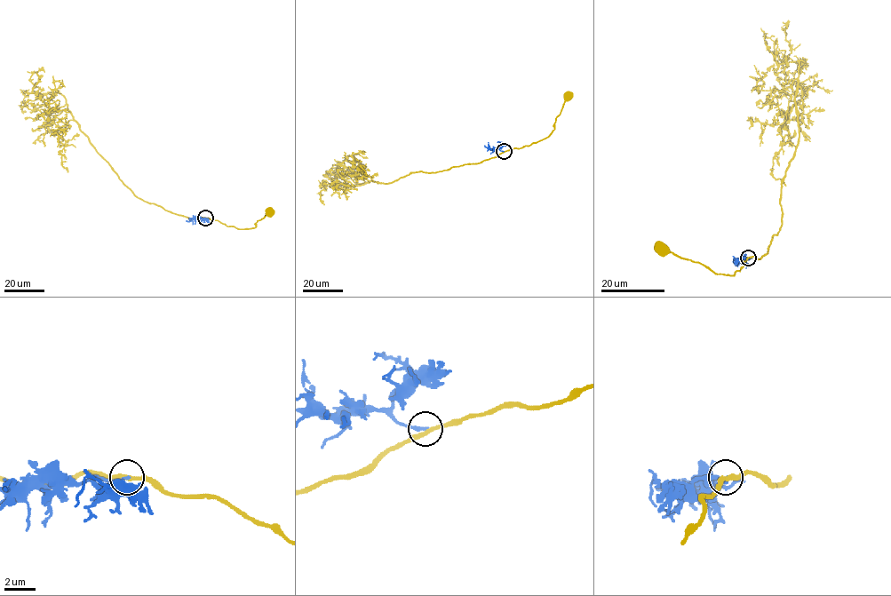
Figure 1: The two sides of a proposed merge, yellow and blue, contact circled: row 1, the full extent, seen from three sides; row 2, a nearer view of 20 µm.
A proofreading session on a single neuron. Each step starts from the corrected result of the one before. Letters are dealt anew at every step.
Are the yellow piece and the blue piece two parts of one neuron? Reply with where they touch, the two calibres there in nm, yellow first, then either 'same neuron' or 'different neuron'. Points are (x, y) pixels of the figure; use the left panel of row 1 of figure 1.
(205, 218) | 300/240 nm | different neuron

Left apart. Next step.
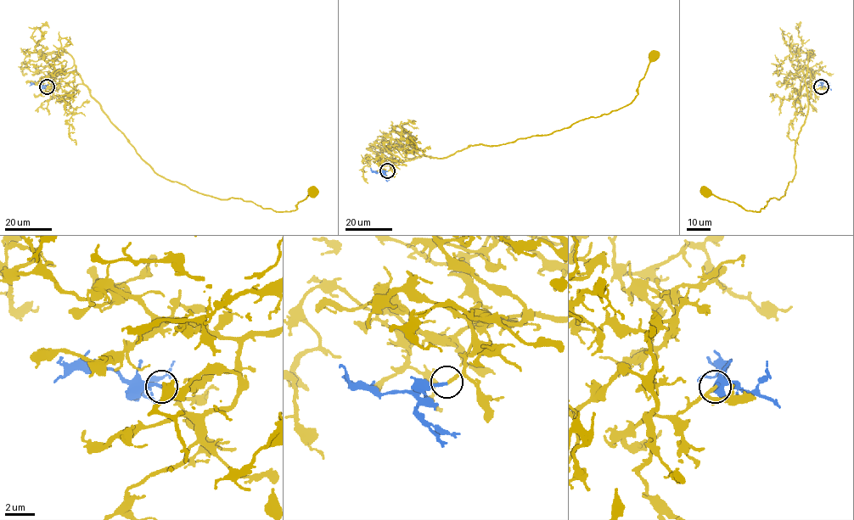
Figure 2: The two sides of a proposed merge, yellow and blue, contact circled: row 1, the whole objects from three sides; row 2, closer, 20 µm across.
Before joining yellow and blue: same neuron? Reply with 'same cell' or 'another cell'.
same cell

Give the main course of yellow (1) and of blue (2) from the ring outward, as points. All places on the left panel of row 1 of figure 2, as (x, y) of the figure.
1: (47, 86), (54, 91), (75, 71), (137, 154), (156, 173), (192, 189), (277, 211), (294, 210), (313, 191)
2: (47, 86), (35, 83), (30, 86)

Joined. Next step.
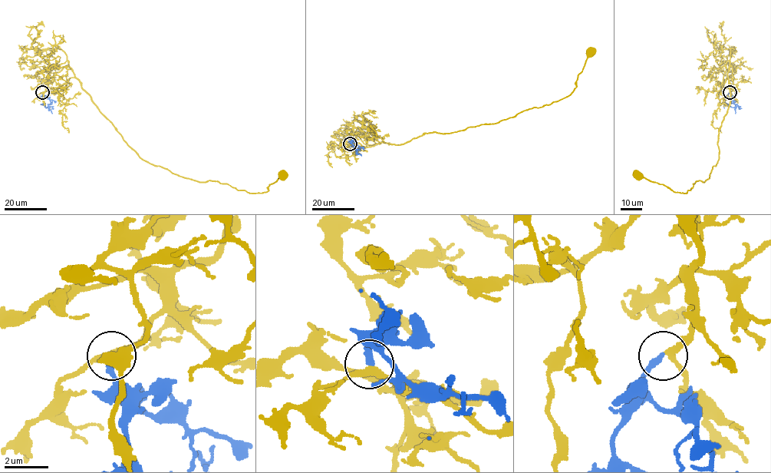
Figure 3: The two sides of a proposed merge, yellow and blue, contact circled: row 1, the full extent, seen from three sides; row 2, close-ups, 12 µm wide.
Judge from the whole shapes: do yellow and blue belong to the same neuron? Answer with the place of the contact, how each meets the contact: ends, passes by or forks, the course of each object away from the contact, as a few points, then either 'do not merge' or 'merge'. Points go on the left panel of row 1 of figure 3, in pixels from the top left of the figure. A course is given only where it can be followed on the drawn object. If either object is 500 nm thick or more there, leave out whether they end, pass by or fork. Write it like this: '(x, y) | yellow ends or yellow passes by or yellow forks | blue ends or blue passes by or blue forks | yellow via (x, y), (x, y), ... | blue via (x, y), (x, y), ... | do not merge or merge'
(42, 92) | yellow passes by | blue ends | yellow via (42, 92), (53, 74), (67, 66), (141, 158), (192, 180), (259, 193), (283, 174) | blue via (42, 92), (44, 104), (53, 108) | merge

